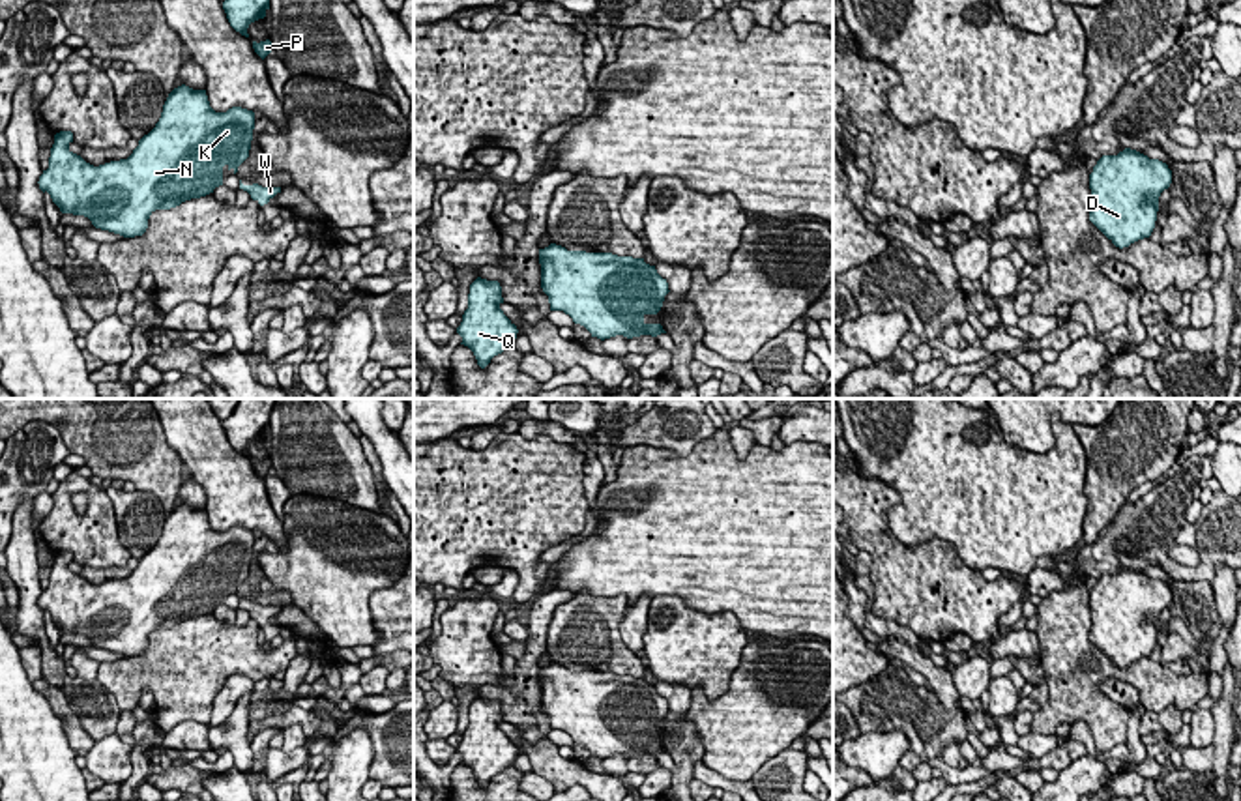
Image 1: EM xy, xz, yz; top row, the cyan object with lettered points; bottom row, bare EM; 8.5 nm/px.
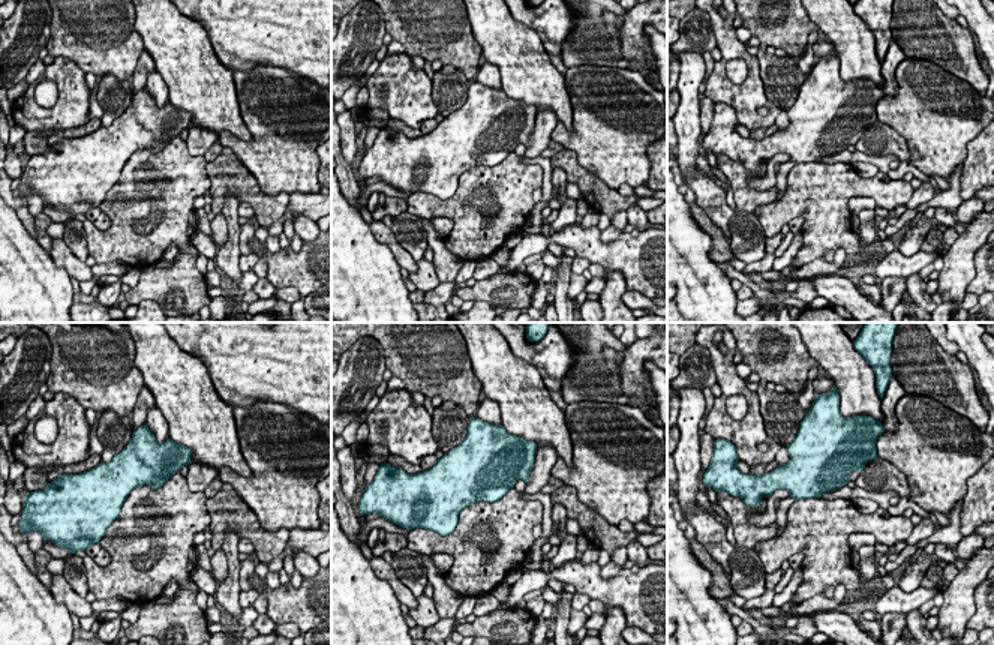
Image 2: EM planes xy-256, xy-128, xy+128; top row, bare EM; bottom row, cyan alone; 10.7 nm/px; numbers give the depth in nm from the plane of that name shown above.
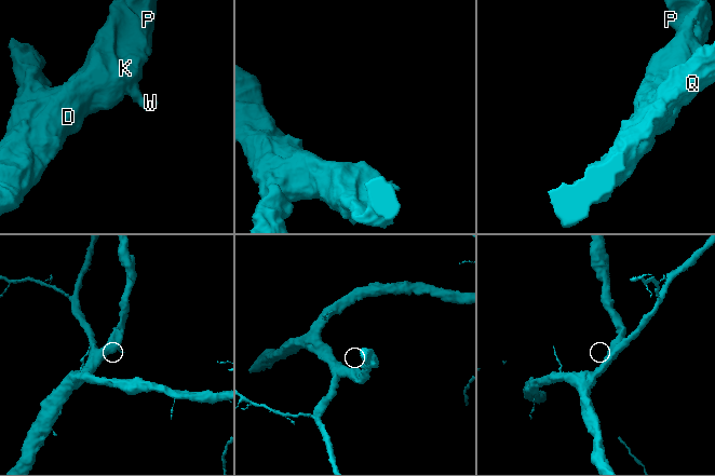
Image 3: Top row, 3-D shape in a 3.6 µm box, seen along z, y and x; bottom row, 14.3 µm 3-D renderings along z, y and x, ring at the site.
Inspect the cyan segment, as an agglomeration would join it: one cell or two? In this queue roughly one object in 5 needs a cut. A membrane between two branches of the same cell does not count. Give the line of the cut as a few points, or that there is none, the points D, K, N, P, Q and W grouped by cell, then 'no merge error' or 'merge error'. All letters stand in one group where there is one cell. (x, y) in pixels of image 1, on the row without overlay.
no cut | D K N P Q W | no merge error

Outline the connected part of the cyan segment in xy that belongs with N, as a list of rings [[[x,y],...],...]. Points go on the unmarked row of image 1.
[[[182,503],[127,578],[94,586],[69,569],[71,550],[56,552],[37,603],[62,633],[84,634],[124,657],[142,655],[155,629],[213,612],[225,584],[236,593],[249,576],[253,548],[253,530],[215,532],[206,509]]]

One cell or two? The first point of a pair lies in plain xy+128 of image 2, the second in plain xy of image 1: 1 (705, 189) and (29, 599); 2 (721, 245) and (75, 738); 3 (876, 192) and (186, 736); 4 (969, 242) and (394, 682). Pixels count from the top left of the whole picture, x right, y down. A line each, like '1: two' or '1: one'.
1: one
2: one
3: two
4: two

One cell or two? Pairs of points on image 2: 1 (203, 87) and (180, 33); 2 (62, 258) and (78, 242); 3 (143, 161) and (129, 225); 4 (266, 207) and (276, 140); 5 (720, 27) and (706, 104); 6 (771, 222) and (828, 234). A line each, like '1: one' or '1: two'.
1: one
2: two
3: one
4: two
5: two
6: one

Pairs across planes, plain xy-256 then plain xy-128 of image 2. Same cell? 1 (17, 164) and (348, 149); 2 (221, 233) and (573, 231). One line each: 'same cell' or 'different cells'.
1: same cell
2: different cells

